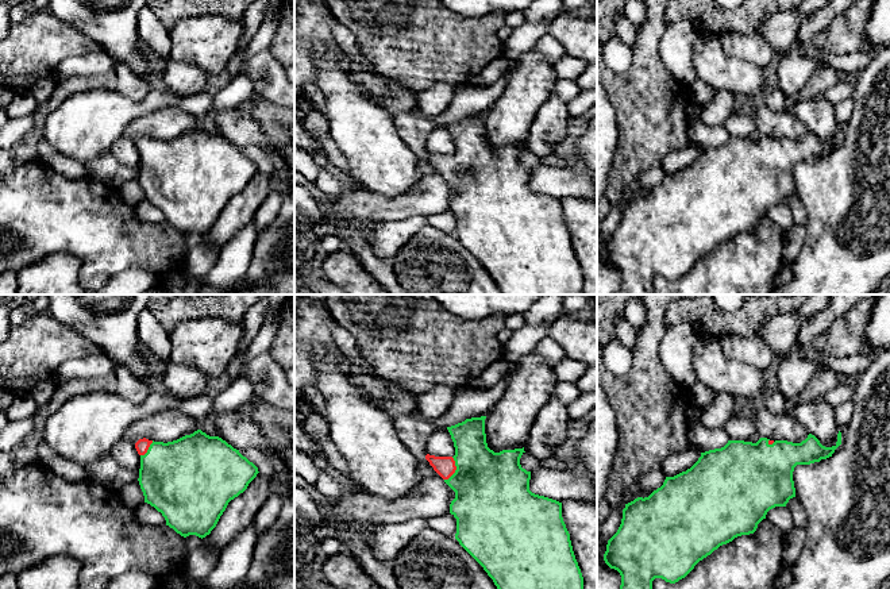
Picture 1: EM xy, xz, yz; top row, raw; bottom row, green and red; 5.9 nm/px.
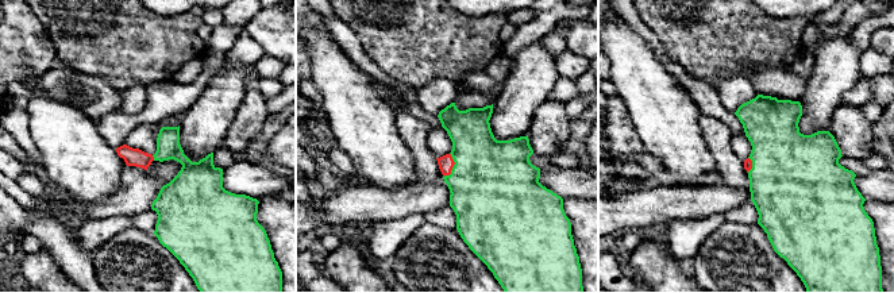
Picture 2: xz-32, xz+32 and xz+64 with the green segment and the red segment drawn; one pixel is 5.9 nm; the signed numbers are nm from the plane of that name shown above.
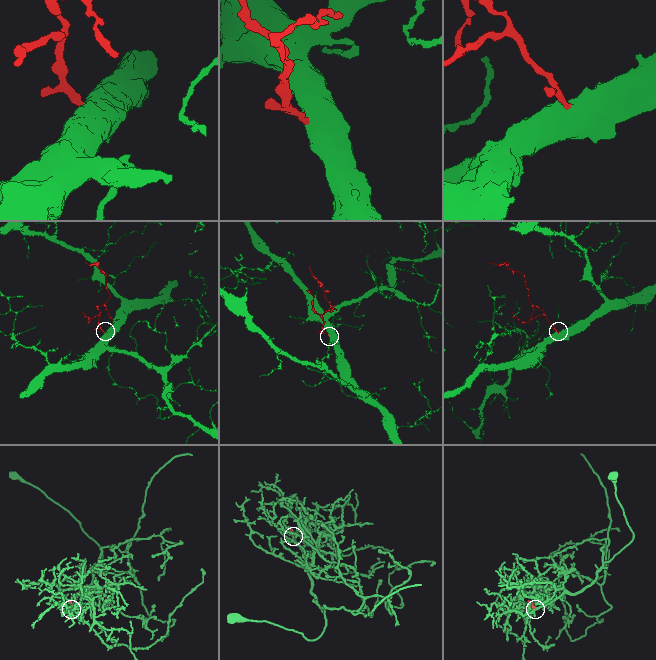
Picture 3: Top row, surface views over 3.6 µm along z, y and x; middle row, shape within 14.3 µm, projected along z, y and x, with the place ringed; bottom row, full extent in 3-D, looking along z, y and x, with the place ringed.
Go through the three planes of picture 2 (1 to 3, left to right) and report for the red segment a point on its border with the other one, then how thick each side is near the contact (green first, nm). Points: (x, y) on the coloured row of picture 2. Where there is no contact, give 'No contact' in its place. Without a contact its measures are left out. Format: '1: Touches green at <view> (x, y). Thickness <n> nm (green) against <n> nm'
1: Touches green at xz-32 (154, 158). Thickness 180 nm (green) against 110 nm
2: Touches green at xz+32 (454, 166). Thickness 500 nm (green) against 90 nm
3: Touches green at xz+64 (752, 165). Thickness 500 nm (green) against 50 nm

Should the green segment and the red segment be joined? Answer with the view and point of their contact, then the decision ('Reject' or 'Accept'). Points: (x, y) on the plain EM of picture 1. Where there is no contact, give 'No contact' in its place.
Touches green at xz (457, 166). Accept

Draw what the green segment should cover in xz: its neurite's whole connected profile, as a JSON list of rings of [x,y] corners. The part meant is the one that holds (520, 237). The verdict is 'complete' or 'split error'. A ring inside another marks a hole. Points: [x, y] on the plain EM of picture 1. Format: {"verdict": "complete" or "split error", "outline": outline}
{"verdict": "split error", "outline": [[[471,115],[447,124],[455,145],[454,154],[425,153],[455,189],[450,201],[450,211],[456,216],[455,236],[483,265],[504,294],[583,294],[583,274],[562,215],[562,200],[529,188],[531,169],[520,162],[524,145],[500,150],[488,145],[485,116]]]}

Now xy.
{"verdict": "split error", "outline": [[[201,127],[167,140],[143,135],[135,146],[140,153],[138,178],[145,200],[161,209],[166,223],[184,235],[196,232],[203,236],[209,232],[228,200],[243,190],[259,170],[239,147]]]}

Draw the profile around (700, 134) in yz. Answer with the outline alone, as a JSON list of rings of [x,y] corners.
[[[701,120],[687,122],[687,132],[691,145],[697,145],[702,150],[714,146],[721,146],[729,138],[723,126],[709,127]]]

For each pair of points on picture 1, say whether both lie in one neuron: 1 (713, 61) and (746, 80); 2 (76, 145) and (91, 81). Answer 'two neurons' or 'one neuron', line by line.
1: one neuron
2: two neurons

